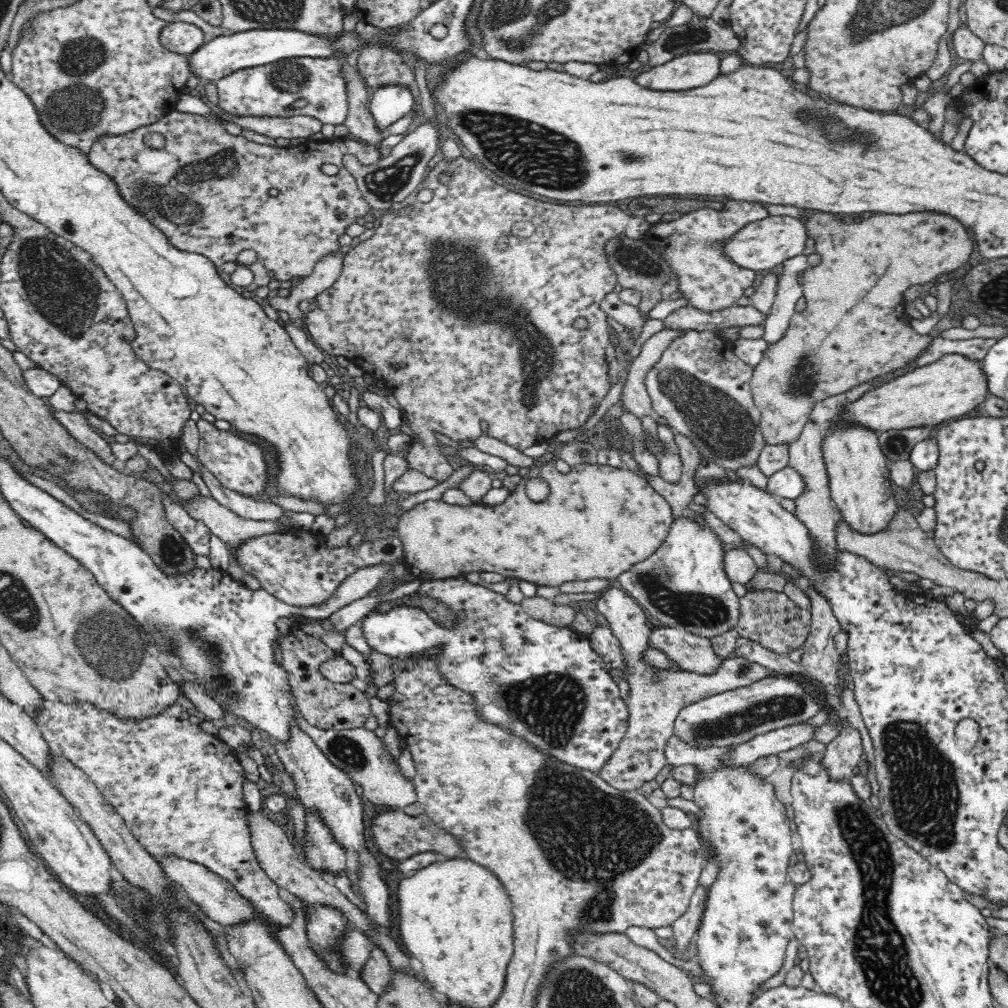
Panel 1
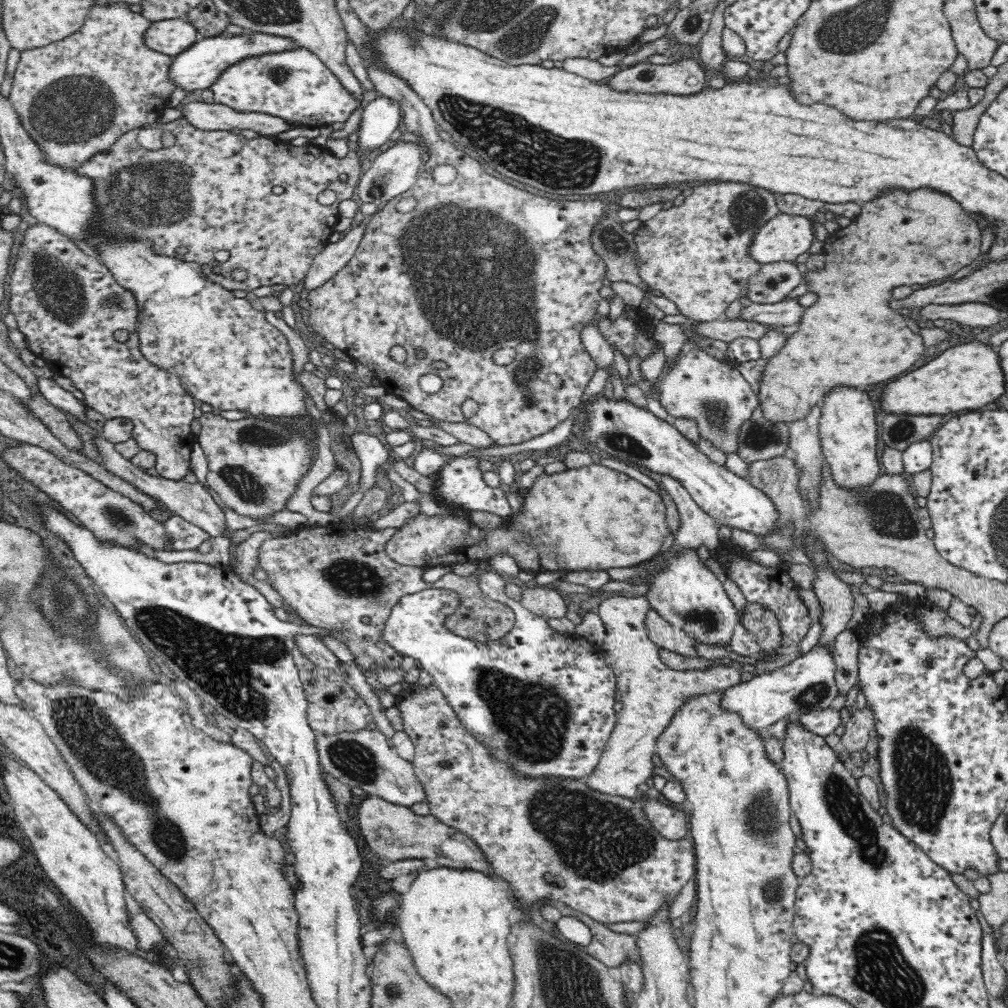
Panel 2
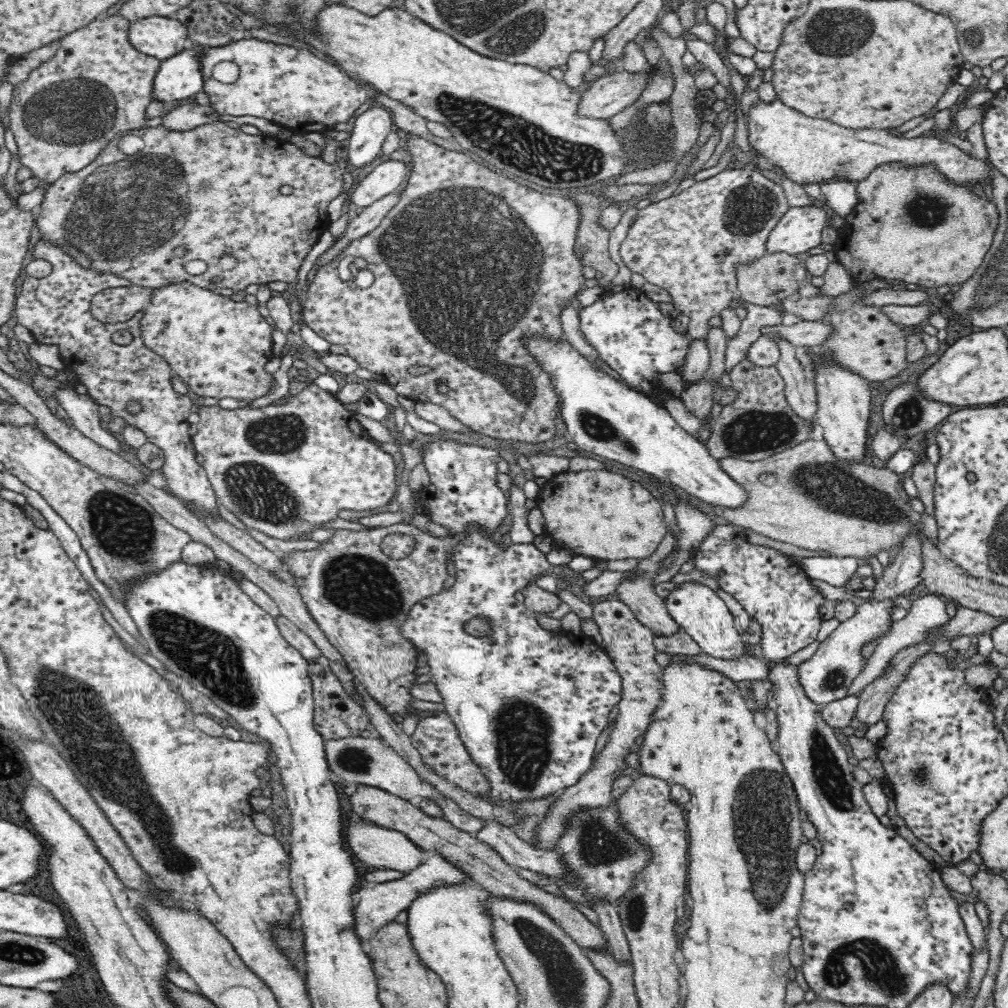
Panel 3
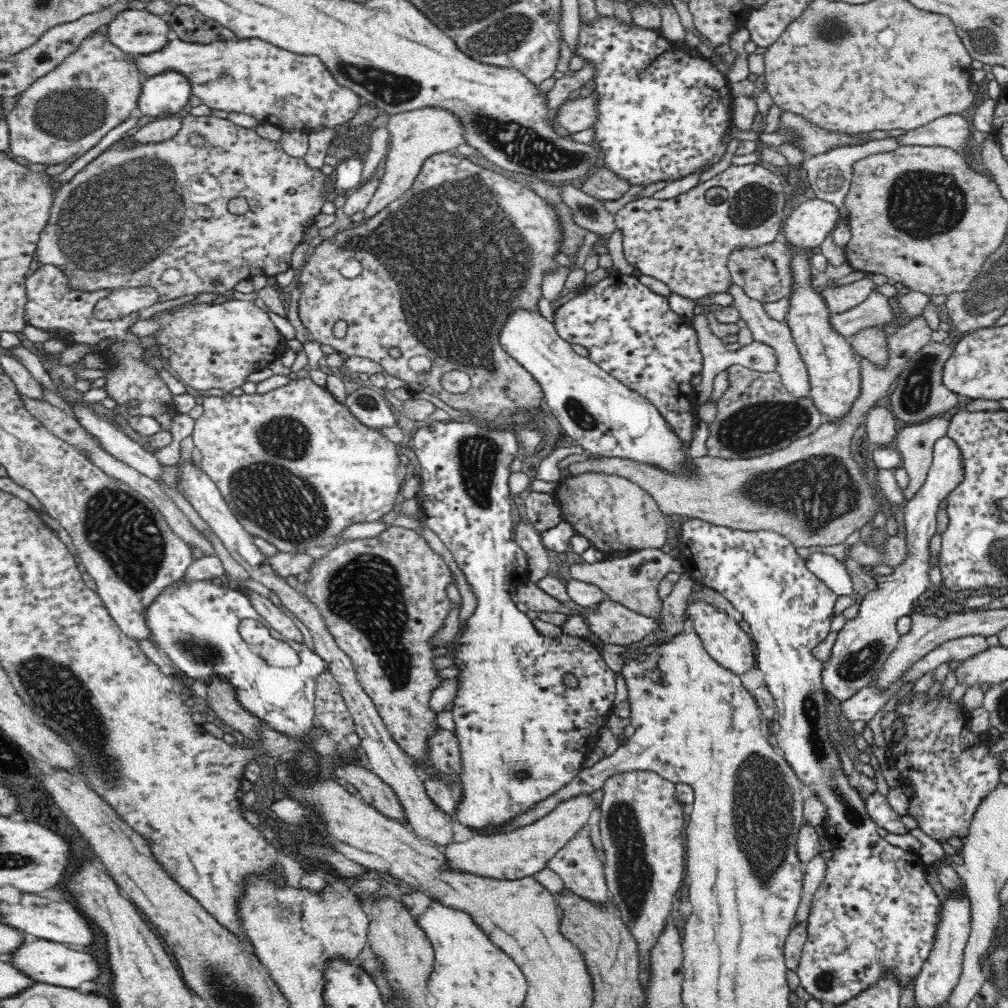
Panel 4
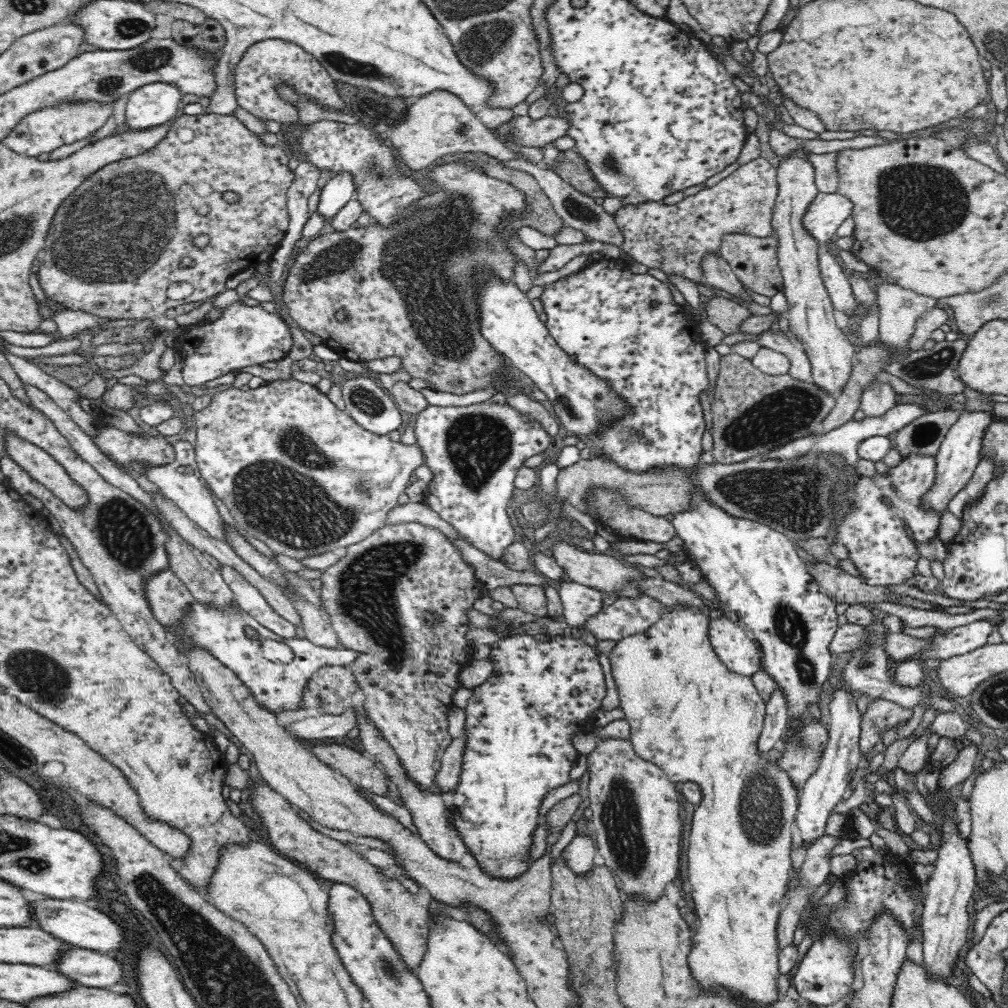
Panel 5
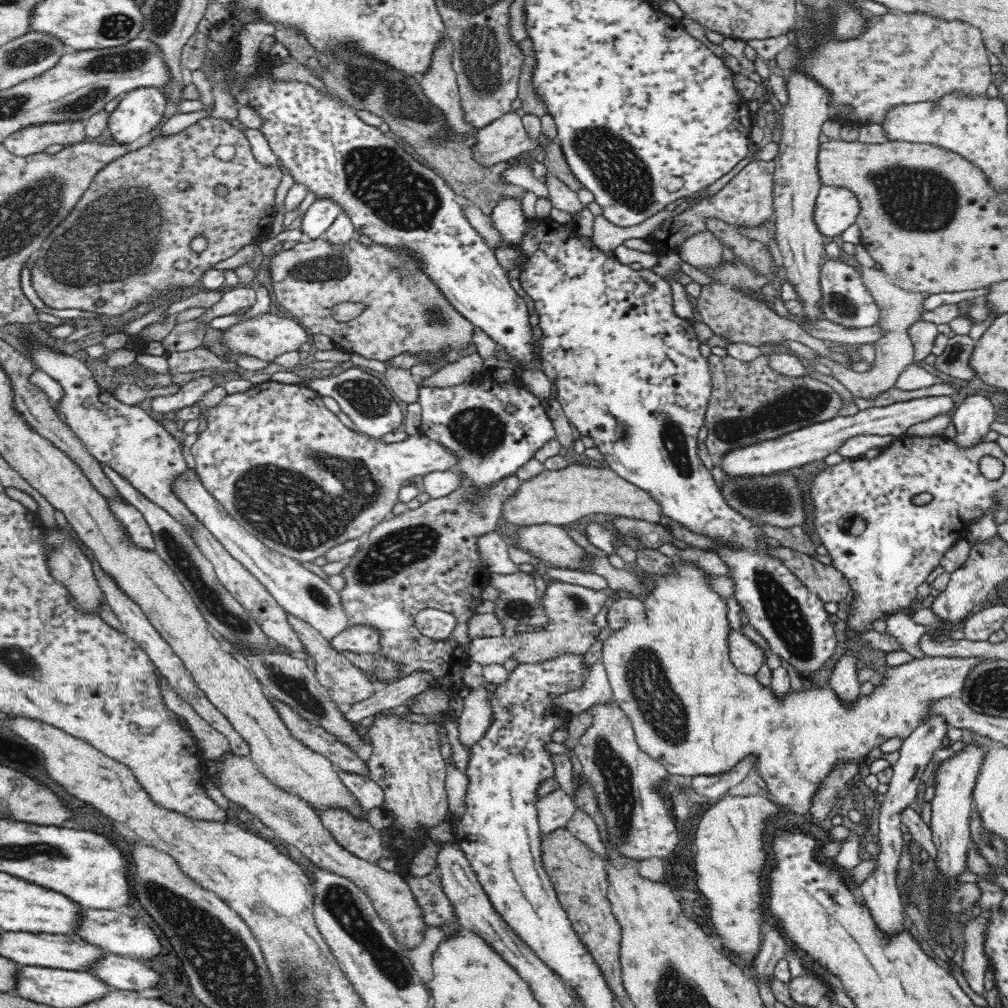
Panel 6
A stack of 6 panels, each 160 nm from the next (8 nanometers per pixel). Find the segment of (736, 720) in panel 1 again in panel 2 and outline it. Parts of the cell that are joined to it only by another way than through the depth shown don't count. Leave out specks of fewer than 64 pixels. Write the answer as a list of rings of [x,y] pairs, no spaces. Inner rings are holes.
[[[818,644],[780,670],[752,676],[751,680],[727,688],[722,705],[724,709],[740,715],[748,728],[761,731],[788,716],[804,715],[809,711],[832,706],[840,695],[836,684],[836,670],[838,667],[834,661],[834,645],[826,647]]]

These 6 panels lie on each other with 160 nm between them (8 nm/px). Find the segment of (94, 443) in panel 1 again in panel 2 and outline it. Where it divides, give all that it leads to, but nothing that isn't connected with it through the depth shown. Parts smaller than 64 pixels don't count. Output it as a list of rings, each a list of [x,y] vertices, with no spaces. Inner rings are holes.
[[[99,433],[92,434],[95,437],[96,447],[98,447],[99,453],[102,458],[105,458],[105,467],[111,470],[114,474],[122,476],[128,482],[133,482],[140,490],[153,496],[158,501],[162,501],[167,508],[173,512],[172,514],[178,514],[199,526],[202,530],[206,531],[211,537],[214,536],[228,536],[230,530],[227,530],[226,517],[224,511],[220,509],[220,506],[214,501],[212,495],[208,493],[202,487],[202,483],[188,483],[184,480],[170,480],[164,477],[154,477],[144,473],[140,467],[132,464],[131,459],[124,458],[116,449],[113,442],[106,440]]]

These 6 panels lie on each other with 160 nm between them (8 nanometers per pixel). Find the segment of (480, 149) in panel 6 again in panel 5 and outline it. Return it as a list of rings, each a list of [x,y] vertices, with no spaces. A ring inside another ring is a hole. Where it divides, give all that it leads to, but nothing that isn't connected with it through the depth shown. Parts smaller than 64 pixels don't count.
[[[553,113],[538,120],[532,120],[528,115],[512,116],[508,122],[502,122],[498,128],[492,129],[492,134],[509,148],[543,150],[548,143],[566,135],[567,128],[570,128],[570,121]]]

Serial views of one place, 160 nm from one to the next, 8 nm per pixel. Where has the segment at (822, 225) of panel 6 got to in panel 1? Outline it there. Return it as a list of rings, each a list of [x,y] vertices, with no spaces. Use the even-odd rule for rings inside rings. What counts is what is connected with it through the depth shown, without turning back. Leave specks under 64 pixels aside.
[[[768,216],[756,223],[745,225],[723,246],[723,251],[727,258],[731,258],[732,263],[742,268],[768,270],[802,253],[808,236],[804,221],[792,216]]]

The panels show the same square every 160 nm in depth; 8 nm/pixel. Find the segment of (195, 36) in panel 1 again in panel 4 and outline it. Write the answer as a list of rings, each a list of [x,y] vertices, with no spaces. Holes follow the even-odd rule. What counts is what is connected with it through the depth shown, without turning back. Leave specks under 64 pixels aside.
[[[142,8],[116,12],[107,24],[106,39],[127,55],[142,55],[164,48],[169,23]]]

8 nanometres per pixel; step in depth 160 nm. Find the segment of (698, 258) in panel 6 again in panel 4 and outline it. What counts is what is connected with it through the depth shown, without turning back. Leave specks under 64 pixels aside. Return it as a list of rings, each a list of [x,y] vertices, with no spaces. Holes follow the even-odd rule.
[[[733,282],[731,288],[727,291],[727,294],[731,297],[732,304],[738,309],[741,319],[746,323],[746,326],[752,331],[753,340],[758,341],[768,346],[771,346],[777,356],[777,367],[776,371],[781,376],[782,384],[786,387],[786,390],[790,394],[802,398],[802,396],[809,396],[811,386],[809,383],[809,374],[807,366],[802,360],[799,348],[796,346],[790,329],[785,322],[774,320],[764,308],[762,302],[749,298],[744,293],[744,289]]]

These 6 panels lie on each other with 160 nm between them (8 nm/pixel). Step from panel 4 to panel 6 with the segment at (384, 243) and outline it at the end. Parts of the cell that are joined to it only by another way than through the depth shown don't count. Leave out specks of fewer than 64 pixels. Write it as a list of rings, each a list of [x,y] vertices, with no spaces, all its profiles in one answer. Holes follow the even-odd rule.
[[[302,239],[286,245],[281,251],[272,252],[264,269],[269,272],[274,296],[284,306],[288,314],[298,321],[311,335],[326,334],[334,344],[350,353],[360,354],[370,360],[393,359],[402,352],[440,352],[442,348],[450,354],[440,356],[438,360],[450,363],[460,348],[472,344],[472,324],[460,312],[456,311],[443,293],[430,281],[428,275],[420,269],[418,261],[406,251],[398,251],[388,246],[365,246],[350,239],[343,245],[332,245],[326,239]],[[343,302],[363,302],[367,308],[359,316],[340,322],[330,313],[333,306]]]

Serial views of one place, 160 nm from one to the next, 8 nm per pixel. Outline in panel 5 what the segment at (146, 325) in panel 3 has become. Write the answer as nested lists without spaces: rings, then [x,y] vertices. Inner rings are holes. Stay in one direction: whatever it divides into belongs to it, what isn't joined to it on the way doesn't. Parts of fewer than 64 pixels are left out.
[[[226,290],[215,296],[214,306],[223,308],[220,318],[213,322],[204,320],[179,336],[176,346],[184,357],[181,376],[186,388],[200,386],[210,380],[235,372],[246,366],[264,364],[287,356],[293,345],[292,328],[276,313],[260,307],[240,304],[237,292]]]

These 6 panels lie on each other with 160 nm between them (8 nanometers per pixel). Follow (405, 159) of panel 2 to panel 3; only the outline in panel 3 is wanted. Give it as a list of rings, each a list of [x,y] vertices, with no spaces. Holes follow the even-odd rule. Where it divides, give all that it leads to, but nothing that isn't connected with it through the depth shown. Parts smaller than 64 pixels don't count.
[[[383,162],[365,176],[364,180],[356,186],[351,202],[365,208],[376,200],[398,191],[406,176],[406,166],[402,162]]]

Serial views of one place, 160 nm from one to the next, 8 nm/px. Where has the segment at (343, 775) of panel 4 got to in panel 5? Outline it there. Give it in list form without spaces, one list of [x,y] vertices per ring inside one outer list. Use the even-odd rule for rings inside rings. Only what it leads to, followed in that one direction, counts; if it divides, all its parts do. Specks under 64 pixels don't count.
[[[310,740],[311,751],[319,757],[320,760],[323,760],[328,767],[332,767],[336,771],[339,771],[344,776],[347,776],[351,782],[357,786],[360,786],[363,790],[371,792],[372,794],[379,794],[384,796],[388,792],[388,783],[386,783],[386,774],[374,766],[374,762],[364,758],[362,752],[353,749],[344,744],[339,743],[330,743],[330,744],[318,744],[311,742]]]

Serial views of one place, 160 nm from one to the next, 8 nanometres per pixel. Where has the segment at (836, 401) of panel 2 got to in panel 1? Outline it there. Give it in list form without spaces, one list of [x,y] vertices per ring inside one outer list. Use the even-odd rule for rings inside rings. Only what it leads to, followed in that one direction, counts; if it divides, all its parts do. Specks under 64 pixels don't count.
[[[841,415],[830,423],[832,425],[826,430],[822,440],[822,452],[829,478],[831,499],[835,508],[854,530],[862,534],[872,534],[872,532],[884,530],[896,512],[896,499],[892,495],[892,486],[888,486],[890,484],[890,460],[879,445],[879,434],[862,424],[849,424],[847,420],[843,422]]]

